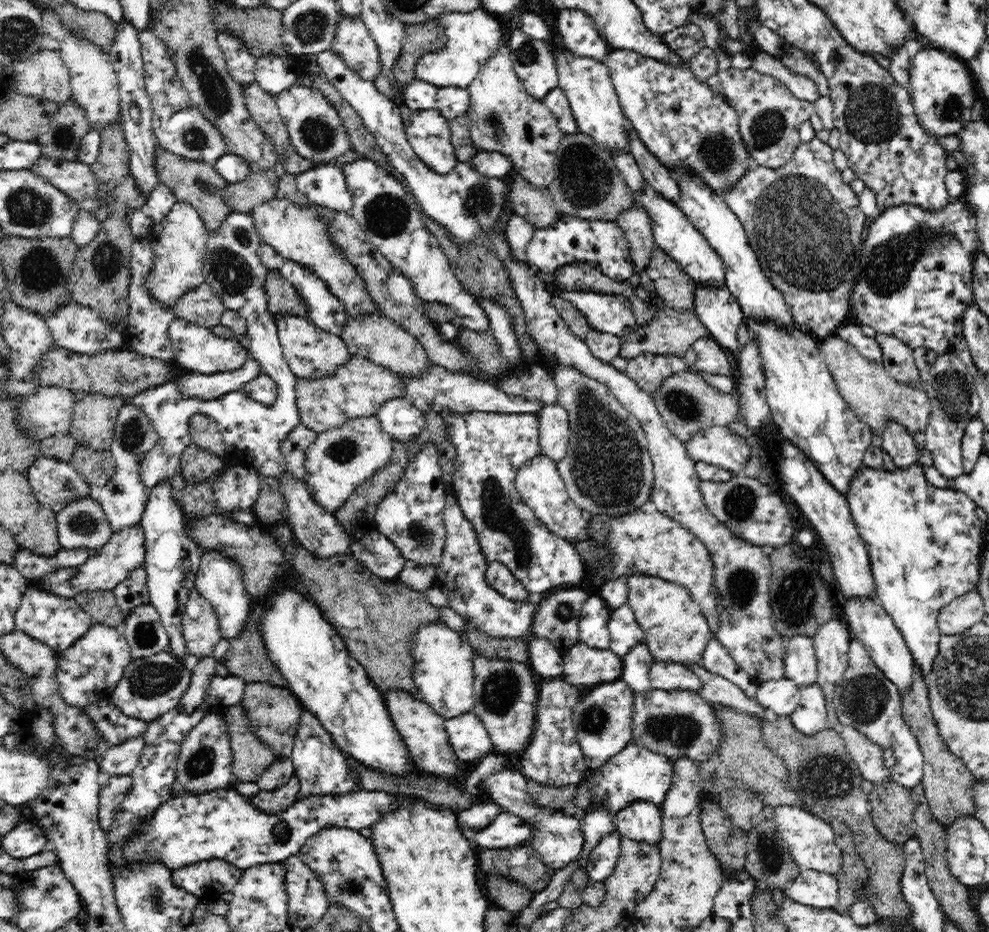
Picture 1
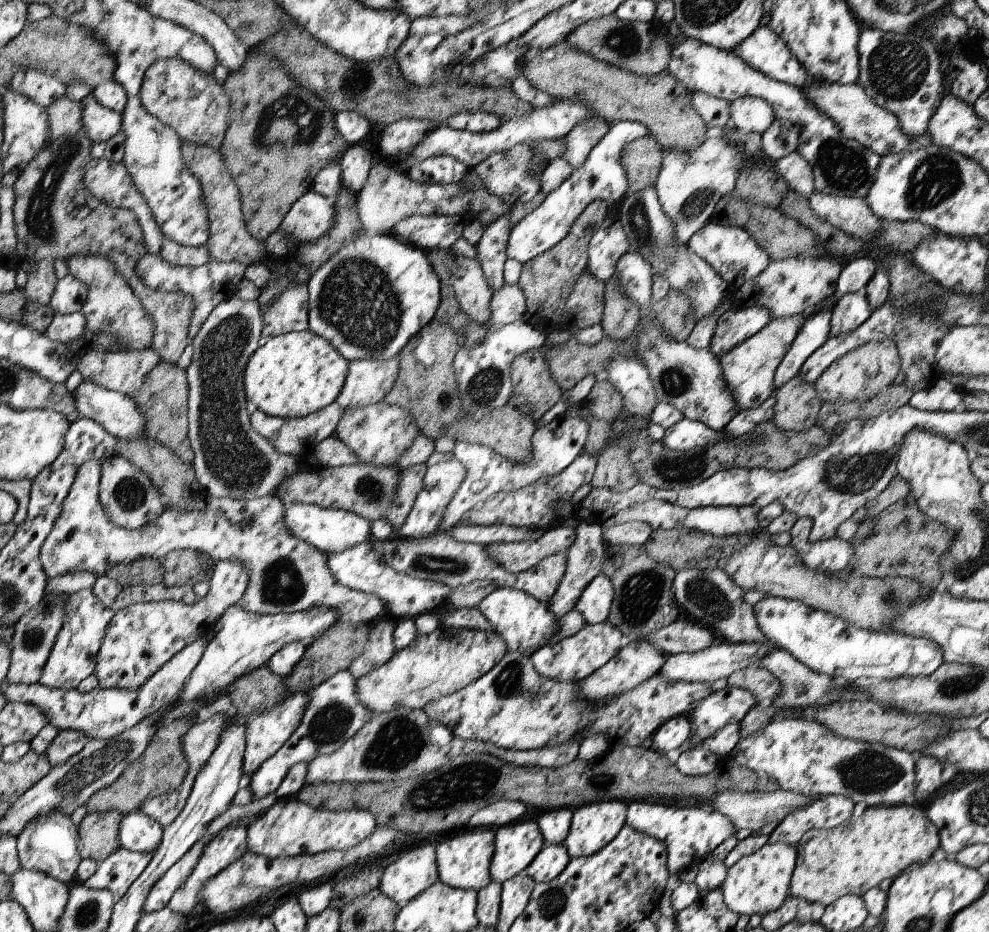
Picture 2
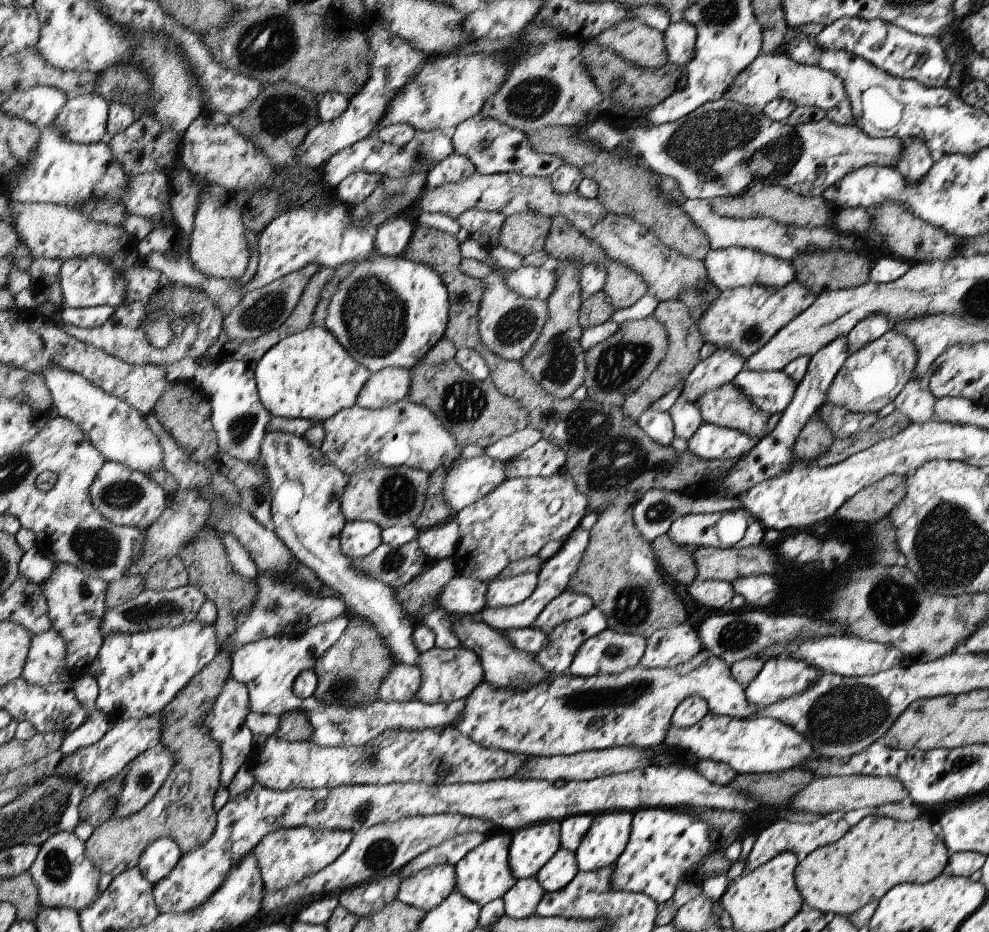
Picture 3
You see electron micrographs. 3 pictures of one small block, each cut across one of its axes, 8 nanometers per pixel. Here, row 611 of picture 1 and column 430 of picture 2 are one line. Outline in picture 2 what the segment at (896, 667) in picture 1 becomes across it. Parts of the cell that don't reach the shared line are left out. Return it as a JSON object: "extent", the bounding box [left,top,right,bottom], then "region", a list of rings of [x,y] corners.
{"extent":[379,844,438,906],"region":[[[412,844],[409,850],[400,854],[400,858],[384,870],[379,889],[404,906],[438,881],[436,845]]]}

